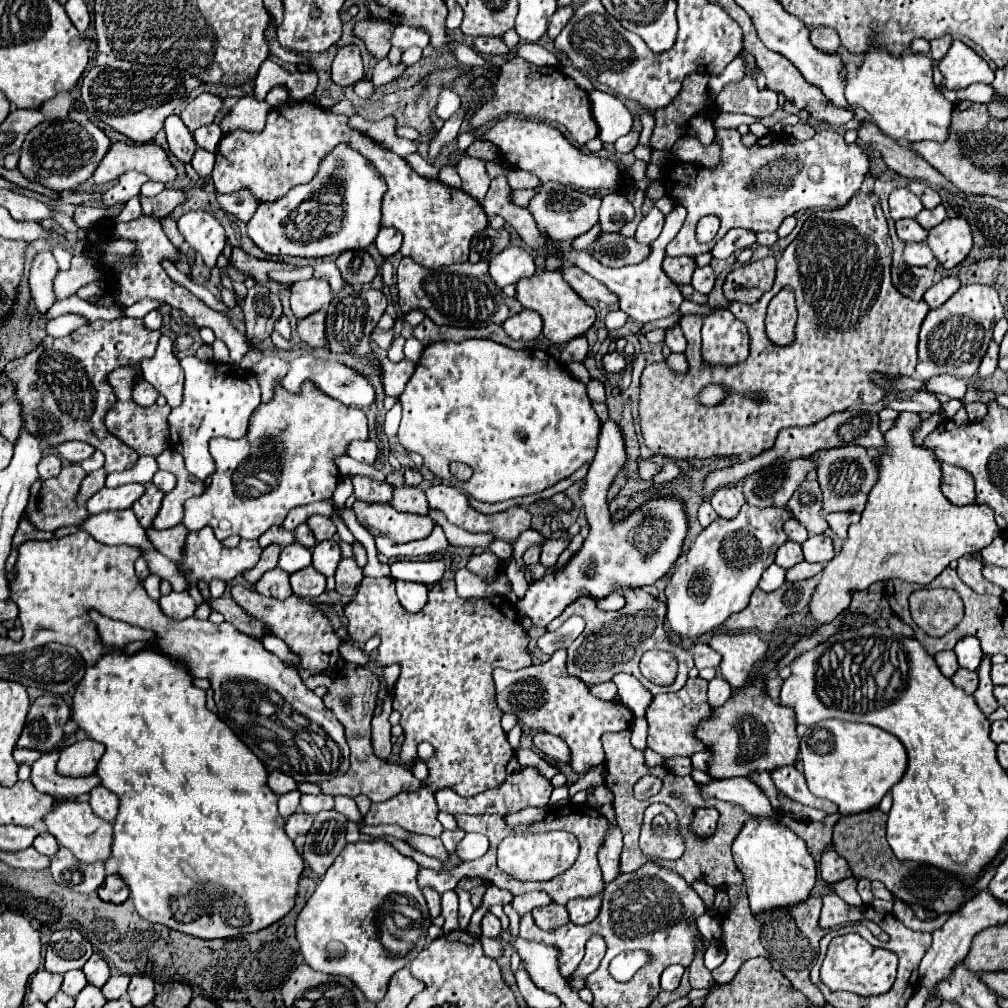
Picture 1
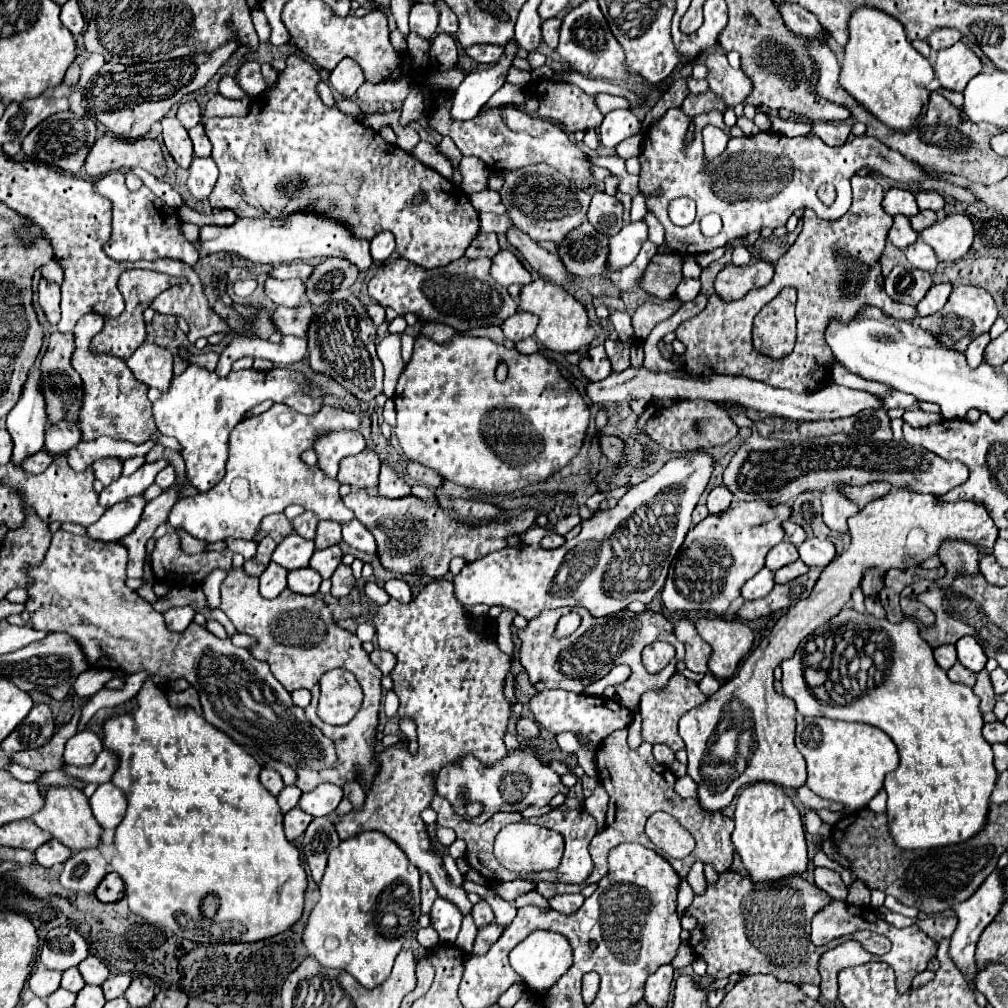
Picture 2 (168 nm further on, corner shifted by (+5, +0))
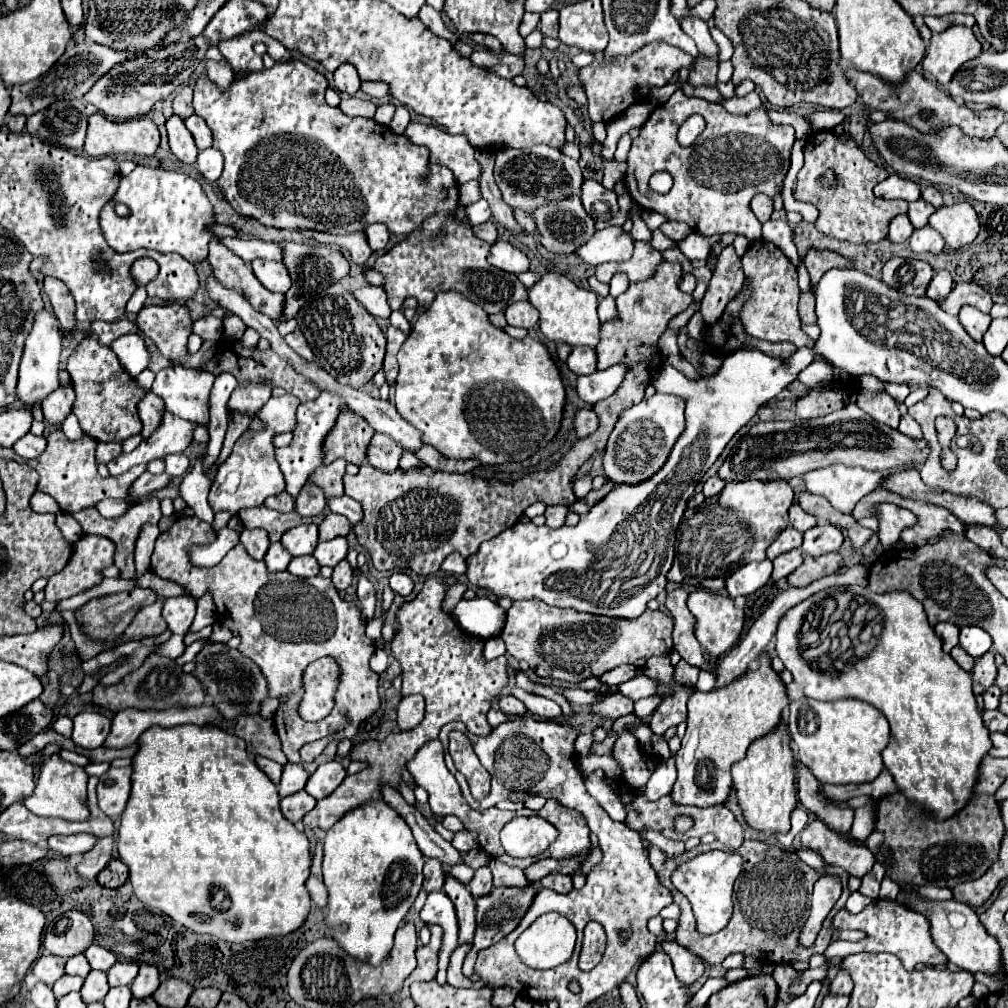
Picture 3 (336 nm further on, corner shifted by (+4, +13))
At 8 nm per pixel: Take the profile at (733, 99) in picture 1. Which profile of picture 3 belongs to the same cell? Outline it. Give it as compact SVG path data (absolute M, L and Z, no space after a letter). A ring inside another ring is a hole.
M686 16L686 18L680 20L680 26L696 42L700 54L716 58L718 46L714 44L714 40L710 36L710 30L708 30L708 24L702 18L698 18L698 16Z

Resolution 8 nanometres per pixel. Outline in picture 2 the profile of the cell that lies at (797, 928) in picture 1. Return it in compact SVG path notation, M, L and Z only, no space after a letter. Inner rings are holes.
M725 871L719 875L717 885L707 887L705 895L695 897L687 909L687 915L699 919L699 925L691 931L691 947L707 961L707 975L711 979L725 979L731 973L765 973L795 985L819 985L821 977L817 973L817 961L821 953L845 940L857 939L867 951L879 955L891 949L887 937L870 930L856 931L821 947L813 945L809 939L811 917L829 901L831 897L823 889L807 883L801 875L781 879L779 883L751 883L747 875Z

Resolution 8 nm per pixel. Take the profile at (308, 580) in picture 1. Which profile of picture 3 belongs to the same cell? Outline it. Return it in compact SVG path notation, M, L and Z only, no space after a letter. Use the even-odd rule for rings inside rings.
M296 556L288 564L288 572L294 576L300 576L300 578L308 578L308 576L316 576L320 572L320 564L316 562L314 556Z

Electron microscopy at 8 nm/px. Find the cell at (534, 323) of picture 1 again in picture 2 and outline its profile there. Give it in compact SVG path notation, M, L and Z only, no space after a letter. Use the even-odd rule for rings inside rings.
M517 311L515 315L511 315L509 319L503 321L501 329L503 329L503 333L505 333L507 339L511 339L511 341L517 343L517 341L527 339L527 337L531 337L531 335L535 333L535 329L537 329L537 319L535 319L535 315L531 315L531 313Z

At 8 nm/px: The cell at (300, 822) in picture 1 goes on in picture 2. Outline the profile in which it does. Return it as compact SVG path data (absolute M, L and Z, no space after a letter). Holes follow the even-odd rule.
M299 807L291 809L289 813L285 813L285 837L287 837L289 841L293 841L293 839L297 839L299 835L303 835L305 829L307 829L307 825L311 823L311 819L313 819L313 817L311 817L309 813L301 811Z

